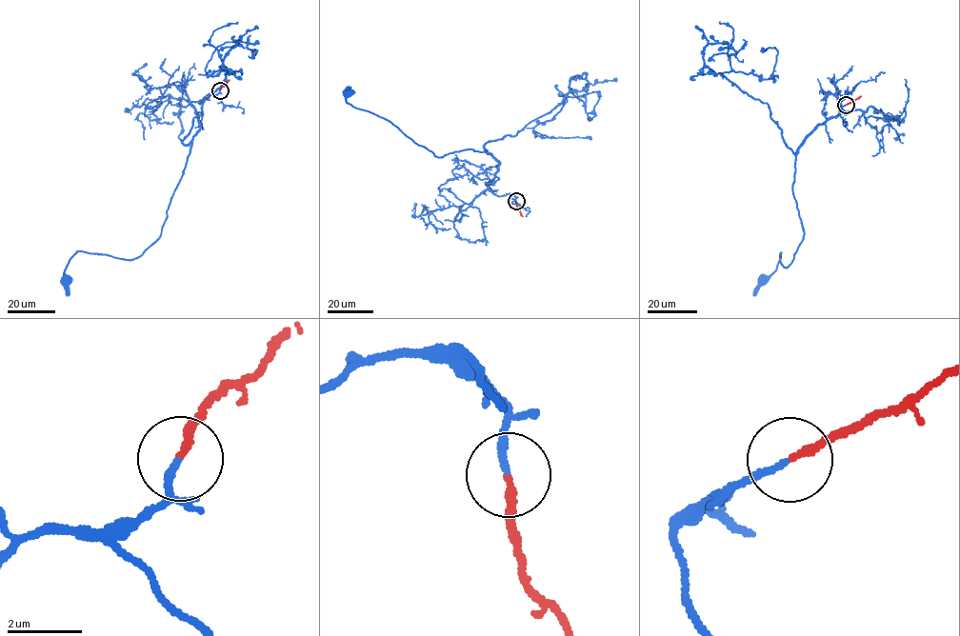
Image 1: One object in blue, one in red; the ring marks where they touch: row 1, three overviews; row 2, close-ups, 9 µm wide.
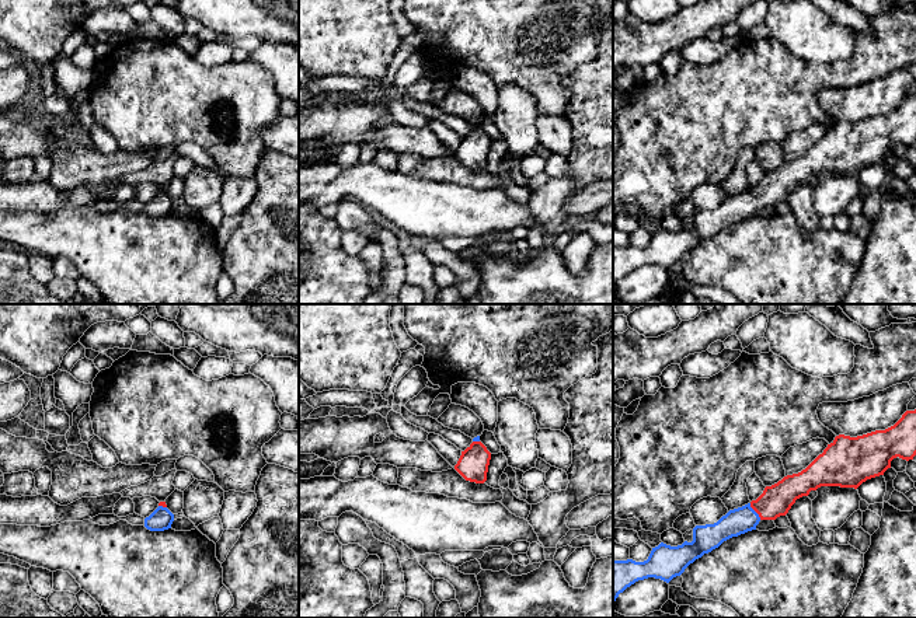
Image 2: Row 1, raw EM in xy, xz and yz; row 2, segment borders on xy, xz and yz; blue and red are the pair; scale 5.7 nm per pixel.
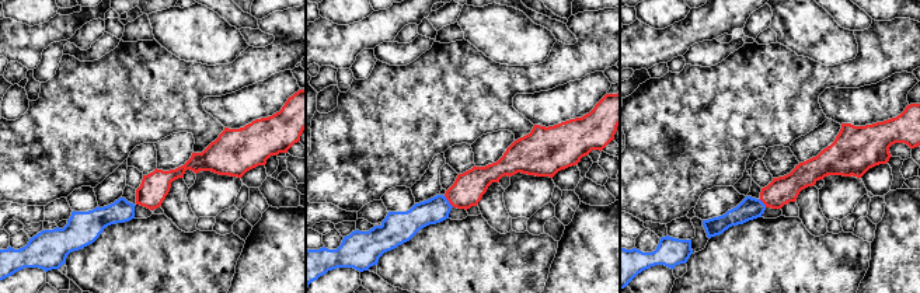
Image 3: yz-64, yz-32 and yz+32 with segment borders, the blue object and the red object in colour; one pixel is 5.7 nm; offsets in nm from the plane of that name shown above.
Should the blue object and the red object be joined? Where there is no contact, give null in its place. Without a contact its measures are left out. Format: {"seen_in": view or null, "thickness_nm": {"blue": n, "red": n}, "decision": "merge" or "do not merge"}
{"seen_in": "yz", "thickness_nm": {"blue": 150, "red": 180}, "decision": "merge"}

